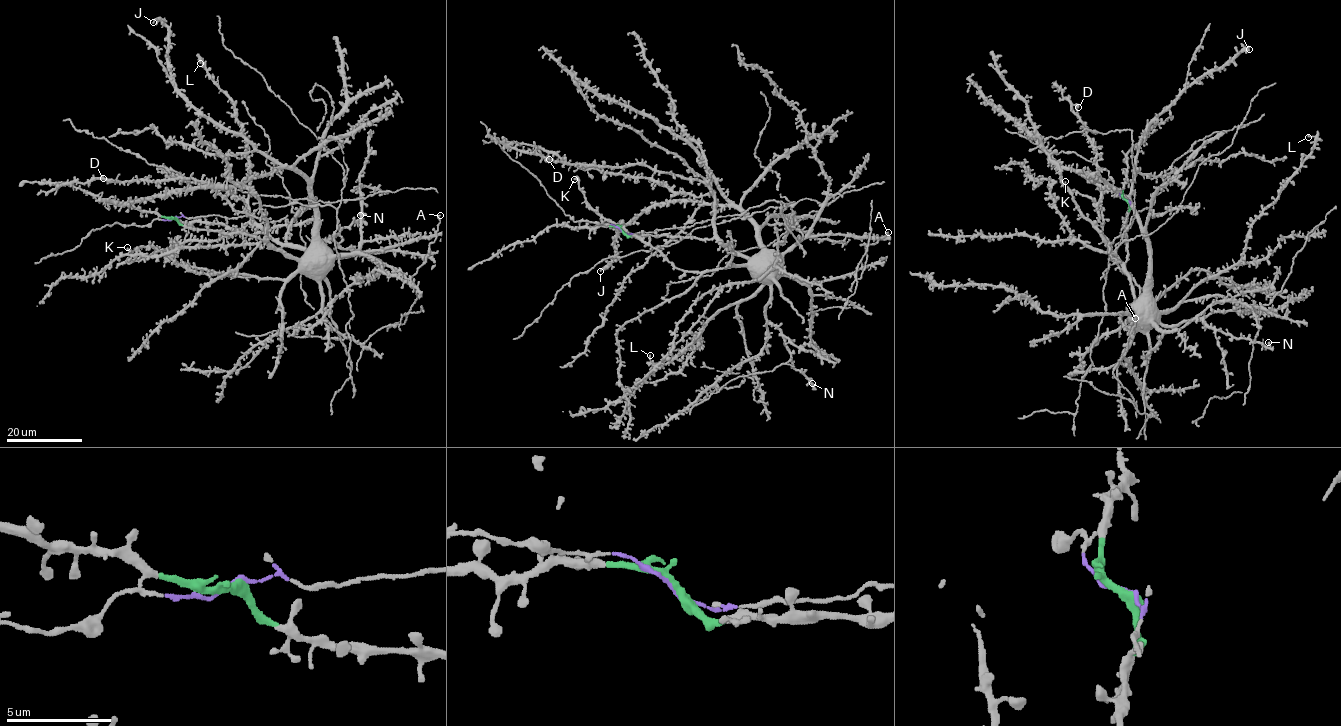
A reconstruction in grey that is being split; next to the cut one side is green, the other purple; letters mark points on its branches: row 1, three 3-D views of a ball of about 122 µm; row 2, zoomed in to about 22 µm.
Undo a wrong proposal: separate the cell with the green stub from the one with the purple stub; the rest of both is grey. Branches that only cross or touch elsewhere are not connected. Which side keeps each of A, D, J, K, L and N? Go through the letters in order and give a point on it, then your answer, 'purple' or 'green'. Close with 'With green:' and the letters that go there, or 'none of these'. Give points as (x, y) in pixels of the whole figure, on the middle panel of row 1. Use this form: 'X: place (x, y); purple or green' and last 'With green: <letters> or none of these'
A: place (888, 232); green
D: place (549, 159); green
J: place (600, 271); green
K: place (574, 179); green
L: place (650, 355); green
N: place (812, 383); green
With green: A, D, J, K, L, N

